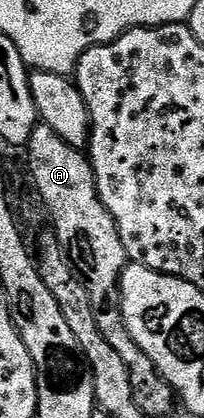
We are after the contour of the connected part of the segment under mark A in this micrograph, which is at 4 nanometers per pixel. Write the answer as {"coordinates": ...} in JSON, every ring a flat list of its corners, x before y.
{"coordinates":[[44,123,36,125,25,152,35,189,48,215,55,220,58,244,70,253,72,265,87,283,92,303,99,307,102,301,114,302,119,296,119,281,129,258,121,243,117,223,99,198,88,154,83,149,70,146,65,139,58,137,57,131]]}

